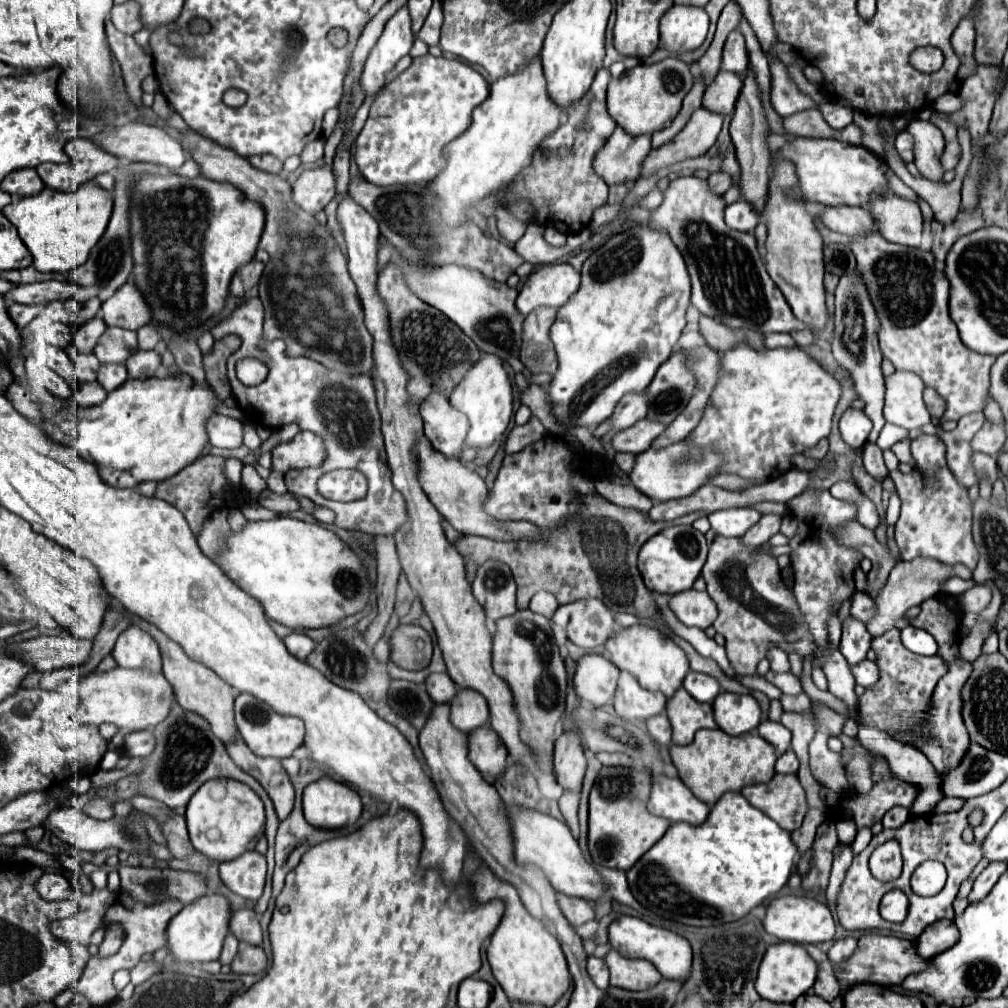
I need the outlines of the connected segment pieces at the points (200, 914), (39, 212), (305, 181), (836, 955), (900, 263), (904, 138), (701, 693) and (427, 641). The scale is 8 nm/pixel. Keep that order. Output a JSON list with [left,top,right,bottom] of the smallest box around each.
[[167,894,231,962],[3,184,113,272],[293,166,335,210],[829,938,857,964],[851,232,995,420],[895,130,913,162],[683,672,721,702],[391,624,431,670]]

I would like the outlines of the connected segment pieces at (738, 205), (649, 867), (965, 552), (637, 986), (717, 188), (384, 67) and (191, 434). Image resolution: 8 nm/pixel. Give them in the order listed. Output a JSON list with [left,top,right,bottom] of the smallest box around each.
[[725,200,759,232],[627,792,797,926],[889,434,977,570],[605,950,663,990],[709,172,731,194],[361,6,415,96],[31,376,217,488]]

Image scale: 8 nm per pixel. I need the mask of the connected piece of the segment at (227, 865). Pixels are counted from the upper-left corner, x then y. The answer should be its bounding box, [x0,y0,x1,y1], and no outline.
[219,850,267,902]

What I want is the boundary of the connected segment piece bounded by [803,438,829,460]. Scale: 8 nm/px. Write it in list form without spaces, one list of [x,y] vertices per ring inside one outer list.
[[[823,438],[823,440],[819,440],[819,444],[815,444],[815,448],[807,448],[807,452],[803,452],[803,456],[813,458],[813,460],[821,460],[827,454],[827,446],[829,446],[829,442]]]

